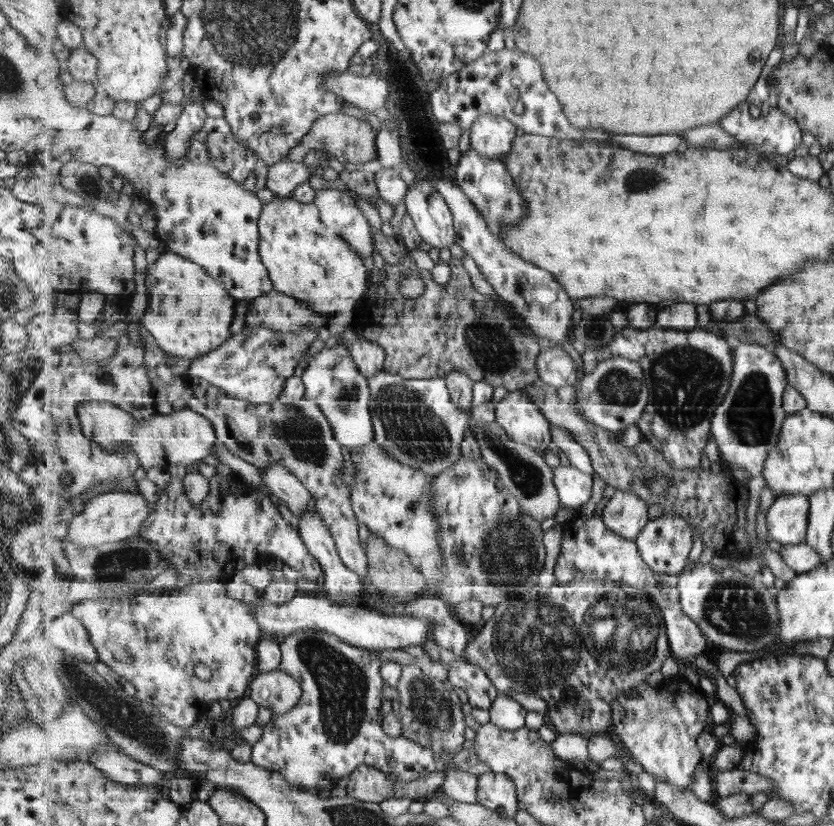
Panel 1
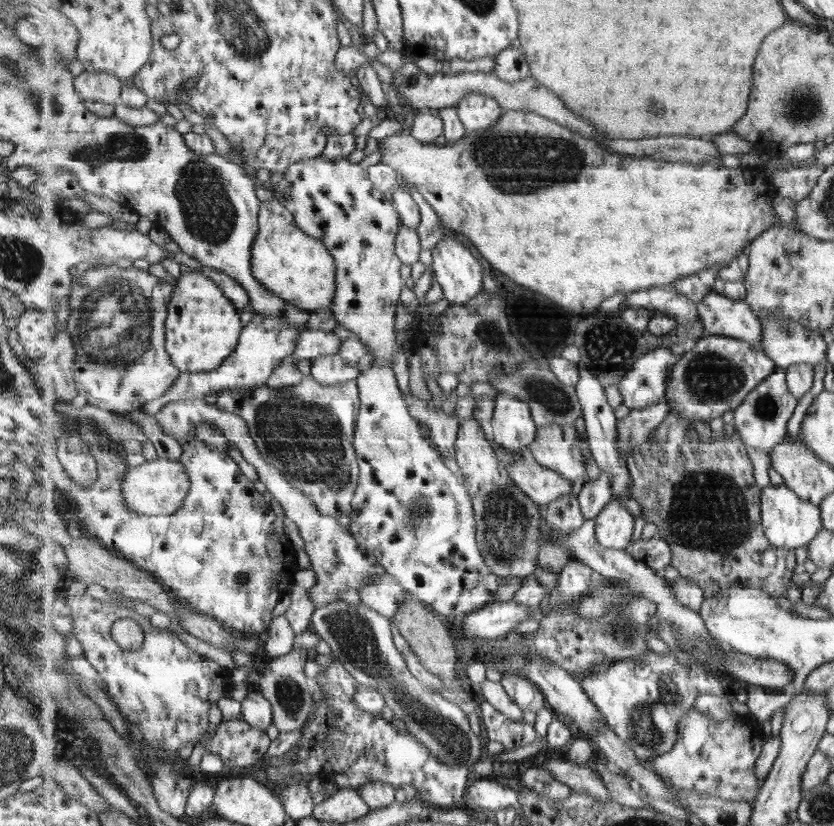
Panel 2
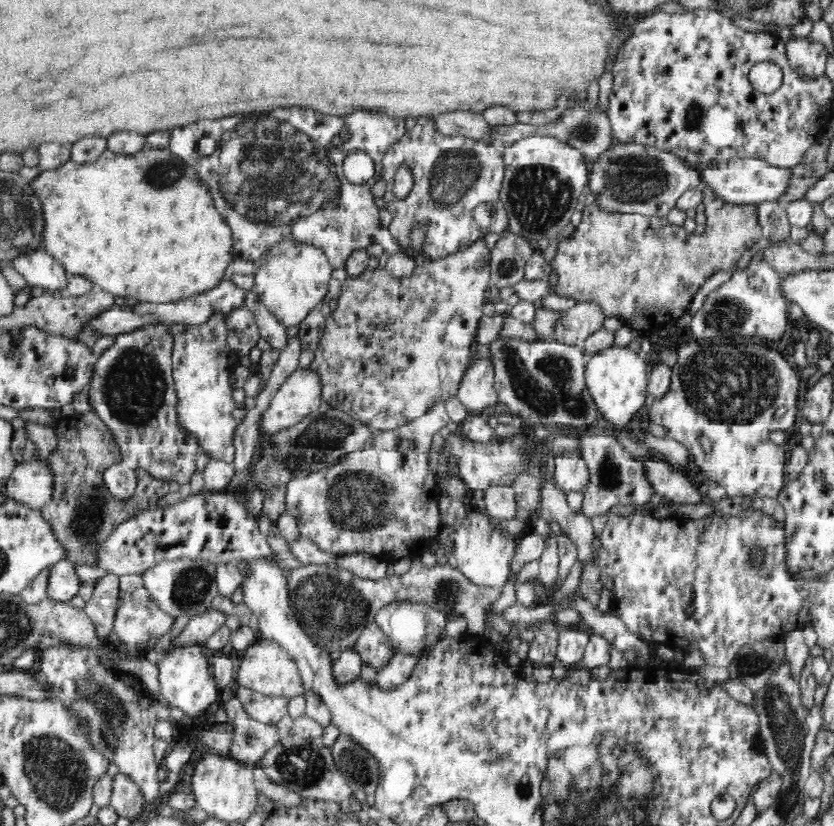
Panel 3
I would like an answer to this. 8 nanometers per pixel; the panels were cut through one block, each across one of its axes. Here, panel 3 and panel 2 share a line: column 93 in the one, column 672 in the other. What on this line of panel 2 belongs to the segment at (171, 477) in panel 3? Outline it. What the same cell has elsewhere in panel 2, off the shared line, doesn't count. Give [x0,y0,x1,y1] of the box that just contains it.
[667,337,775,423]

